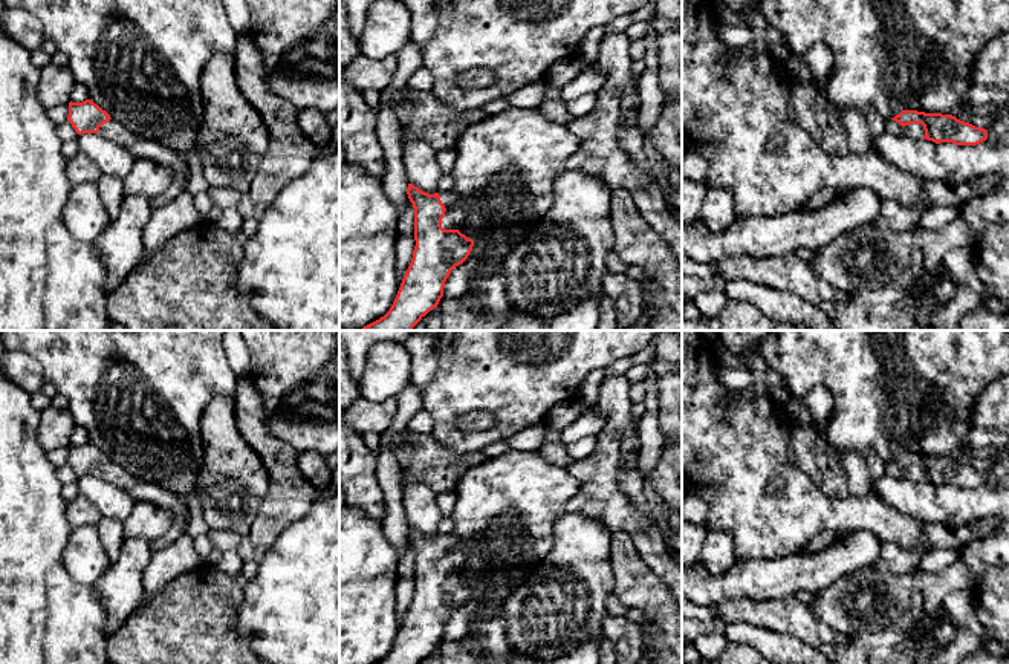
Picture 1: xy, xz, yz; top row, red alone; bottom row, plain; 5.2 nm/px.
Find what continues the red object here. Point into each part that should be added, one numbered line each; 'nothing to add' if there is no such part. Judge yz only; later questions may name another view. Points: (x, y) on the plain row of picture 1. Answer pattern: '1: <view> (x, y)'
1: yz (913, 473)

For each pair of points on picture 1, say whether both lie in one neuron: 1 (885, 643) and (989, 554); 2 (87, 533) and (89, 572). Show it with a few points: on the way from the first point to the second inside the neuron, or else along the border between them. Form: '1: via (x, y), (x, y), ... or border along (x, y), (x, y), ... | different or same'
1: border along (919, 591), (913, 595), (911, 606), (888, 624) | different
2: via (87, 542), (87, 563) | same

